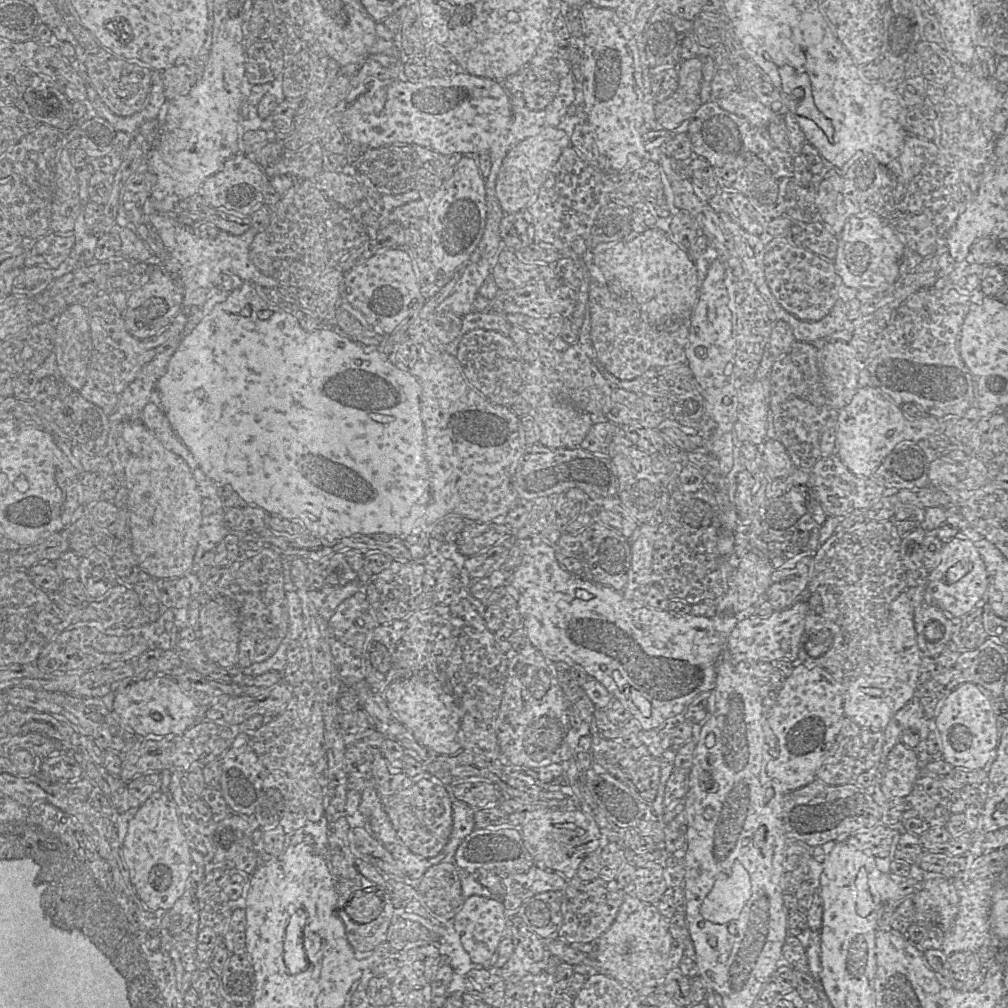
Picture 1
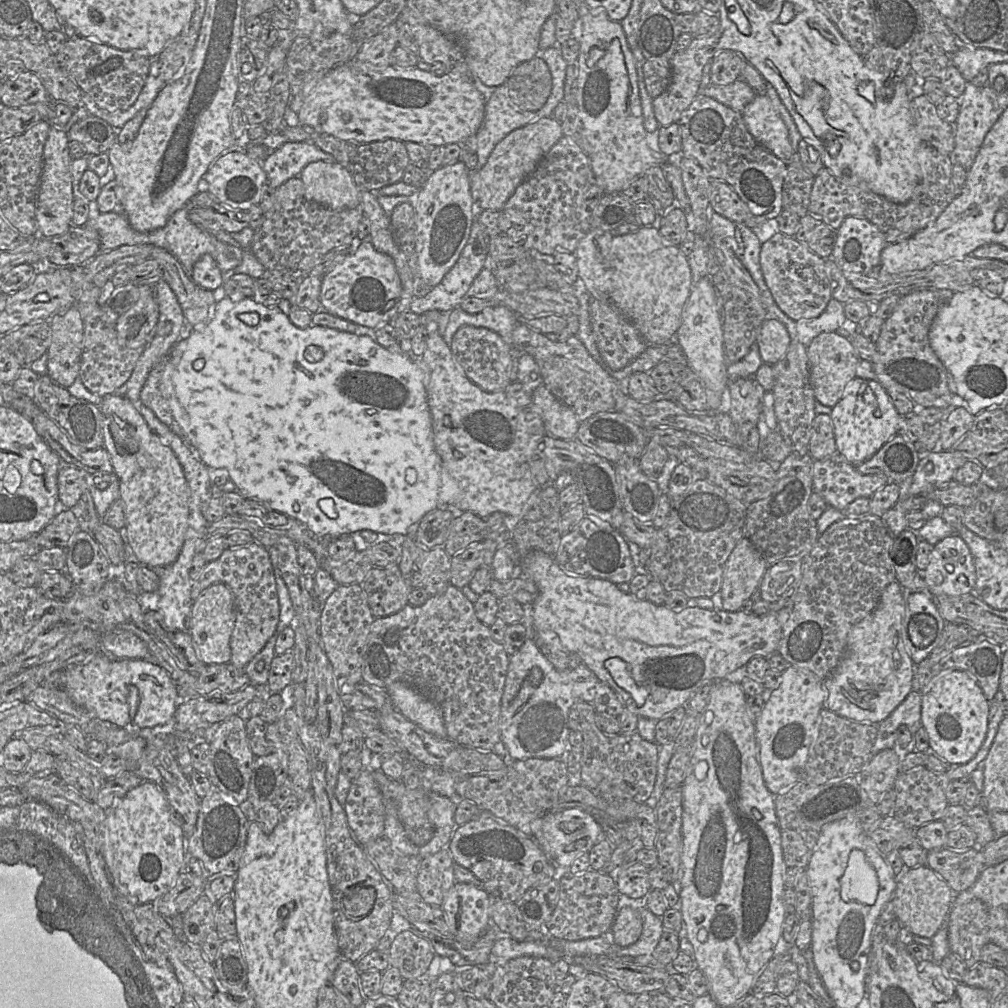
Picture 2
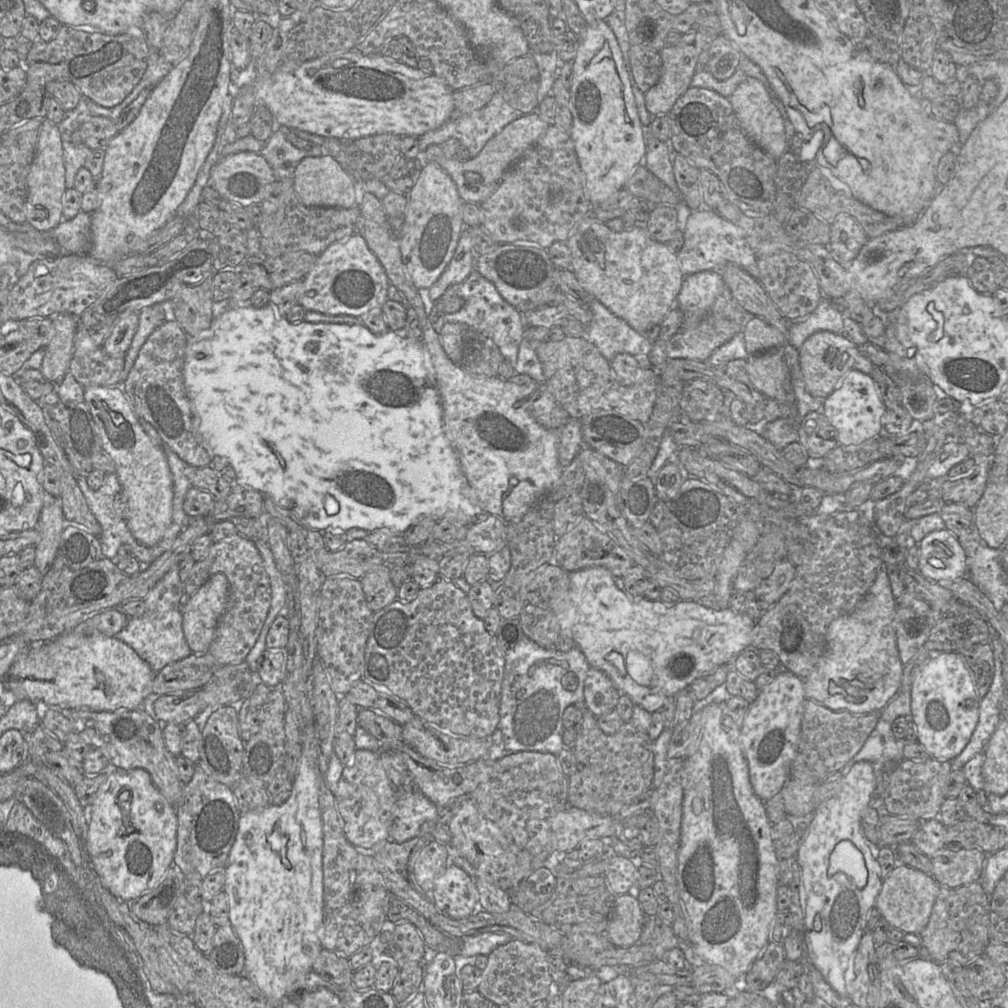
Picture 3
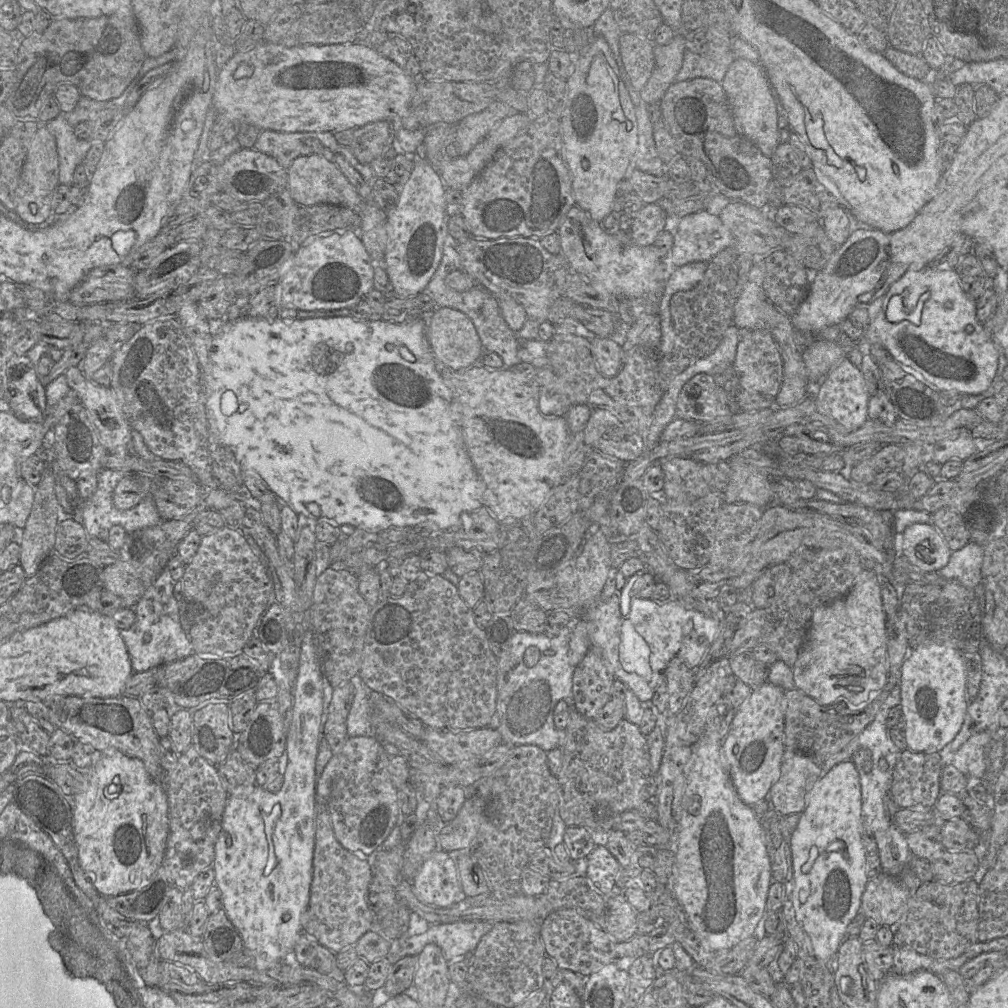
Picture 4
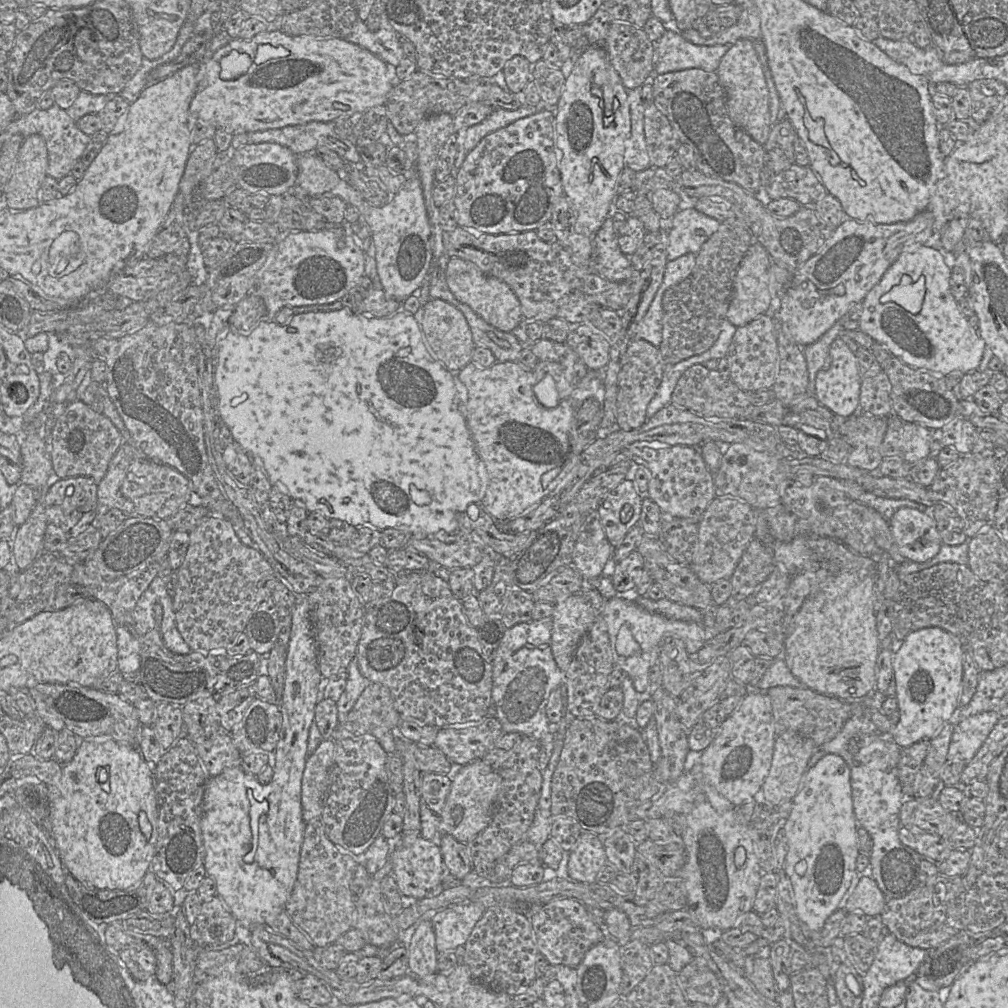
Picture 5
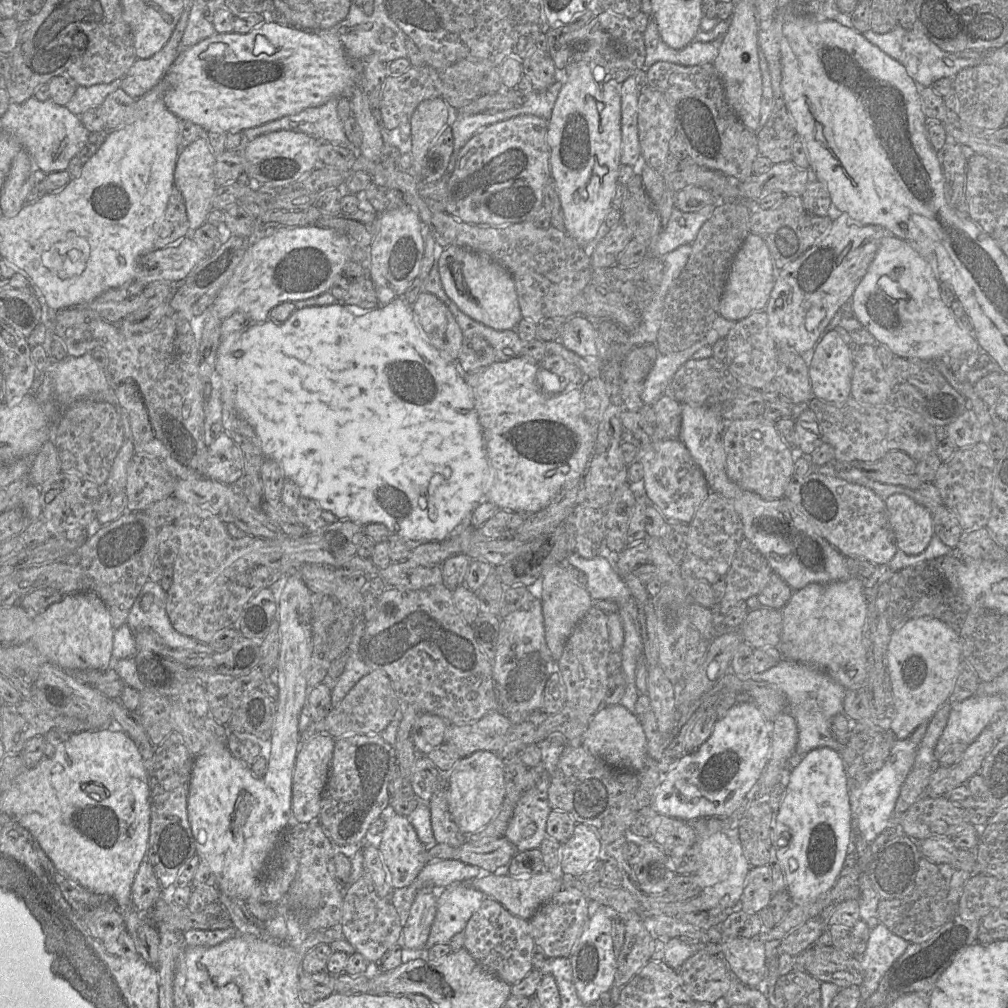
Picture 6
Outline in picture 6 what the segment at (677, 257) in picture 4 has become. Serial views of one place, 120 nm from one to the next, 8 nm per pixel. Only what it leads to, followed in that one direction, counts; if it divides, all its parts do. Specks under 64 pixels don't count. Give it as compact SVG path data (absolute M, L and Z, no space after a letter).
M708 205L697 212L673 208L667 228L658 234L658 256L665 256L681 245L692 244L702 225L711 217L714 207Z

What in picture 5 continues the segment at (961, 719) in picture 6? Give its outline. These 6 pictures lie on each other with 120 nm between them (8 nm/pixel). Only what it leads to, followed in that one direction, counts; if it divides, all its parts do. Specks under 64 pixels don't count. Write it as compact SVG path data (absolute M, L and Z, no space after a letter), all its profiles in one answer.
M987 711L967 717L955 725L948 748L948 759L958 758L969 762L1000 717L997 711Z

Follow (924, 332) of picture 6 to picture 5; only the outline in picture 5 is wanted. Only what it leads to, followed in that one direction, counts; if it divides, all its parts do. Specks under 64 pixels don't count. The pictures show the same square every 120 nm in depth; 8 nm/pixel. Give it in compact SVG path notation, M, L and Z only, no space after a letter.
M913 245L905 249L862 300L859 329L875 342L886 346L892 356L917 370L942 376L954 371L968 373L977 370L986 343L969 324L953 297L950 290L951 273L943 252L926 245Z

